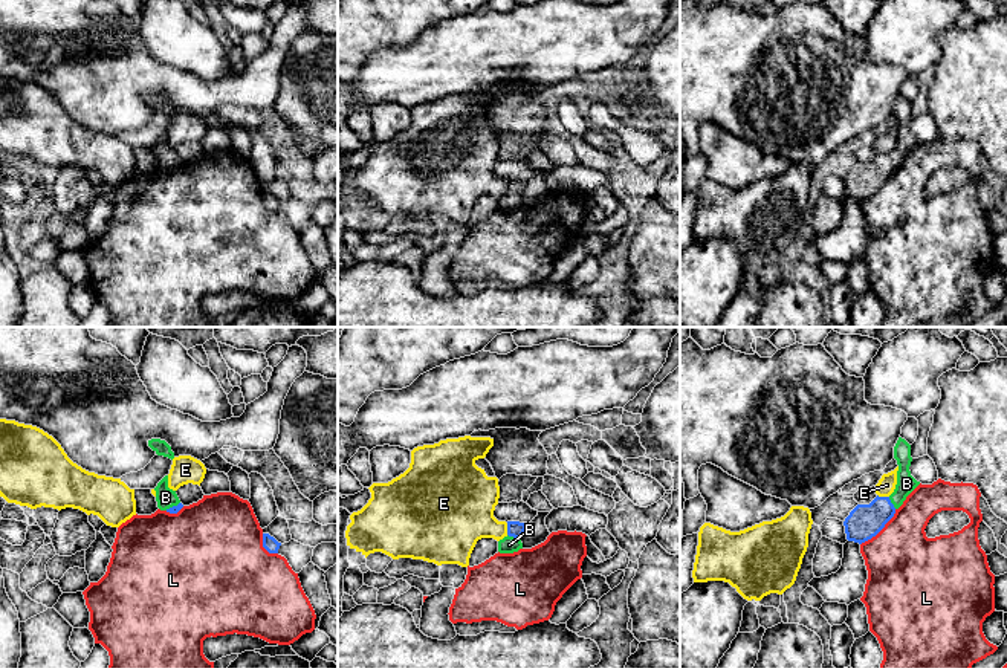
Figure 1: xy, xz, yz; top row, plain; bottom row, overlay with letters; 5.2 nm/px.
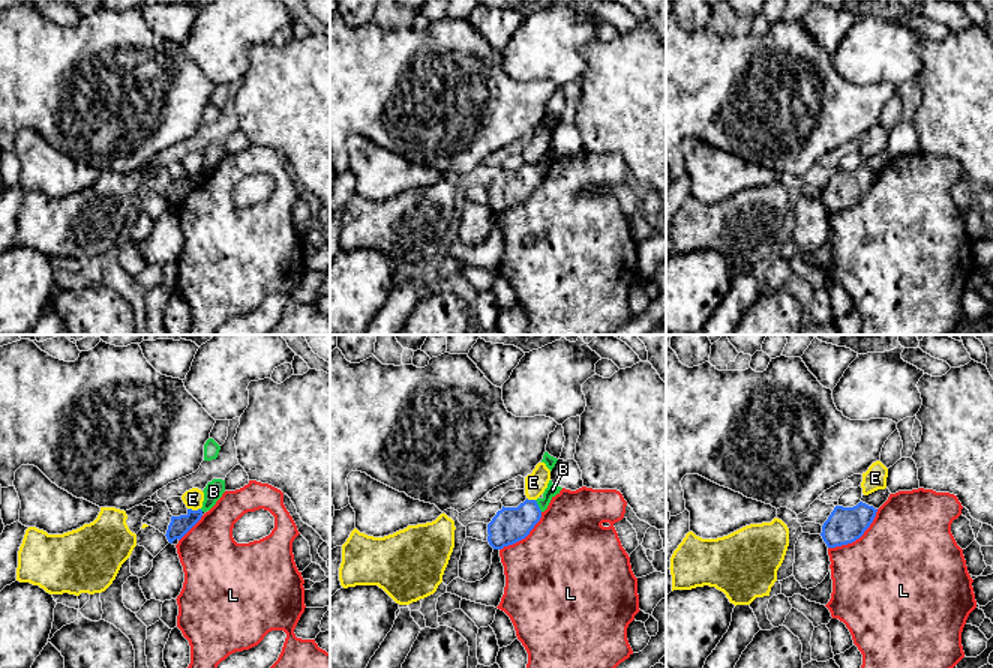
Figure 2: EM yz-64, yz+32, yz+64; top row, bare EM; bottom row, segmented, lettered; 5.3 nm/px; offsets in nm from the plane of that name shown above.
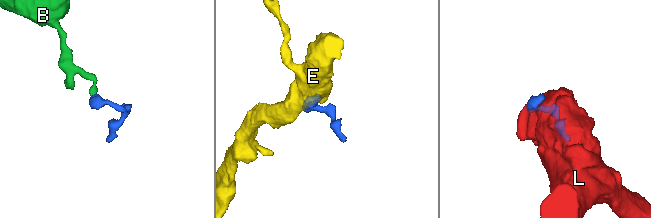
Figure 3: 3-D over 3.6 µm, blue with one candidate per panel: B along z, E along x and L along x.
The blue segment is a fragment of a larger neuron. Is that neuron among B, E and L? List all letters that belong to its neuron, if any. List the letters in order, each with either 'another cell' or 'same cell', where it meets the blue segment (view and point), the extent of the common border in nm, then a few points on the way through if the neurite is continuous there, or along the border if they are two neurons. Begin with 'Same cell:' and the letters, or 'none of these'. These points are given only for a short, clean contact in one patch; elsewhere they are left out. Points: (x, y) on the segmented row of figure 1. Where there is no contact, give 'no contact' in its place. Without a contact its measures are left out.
Same cell: B
B: same cell; contact xz (514, 537); length 80 nm; way xz (515, 529), (514, 537), (509, 544)
E: another cell; contact xz (508, 529); length 60 nm; border xz (506, 523), (508, 534)
L: another cell; contact yz (880, 529); length 260 nm

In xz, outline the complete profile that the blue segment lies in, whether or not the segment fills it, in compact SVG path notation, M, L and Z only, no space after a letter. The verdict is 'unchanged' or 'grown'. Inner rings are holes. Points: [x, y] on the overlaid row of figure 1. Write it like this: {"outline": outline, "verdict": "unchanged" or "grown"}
{"outline": "M507 521L507 535L498 541L500 553L513 553L523 549L521 537L527 527L527 523Z", "verdict": "grown"}

